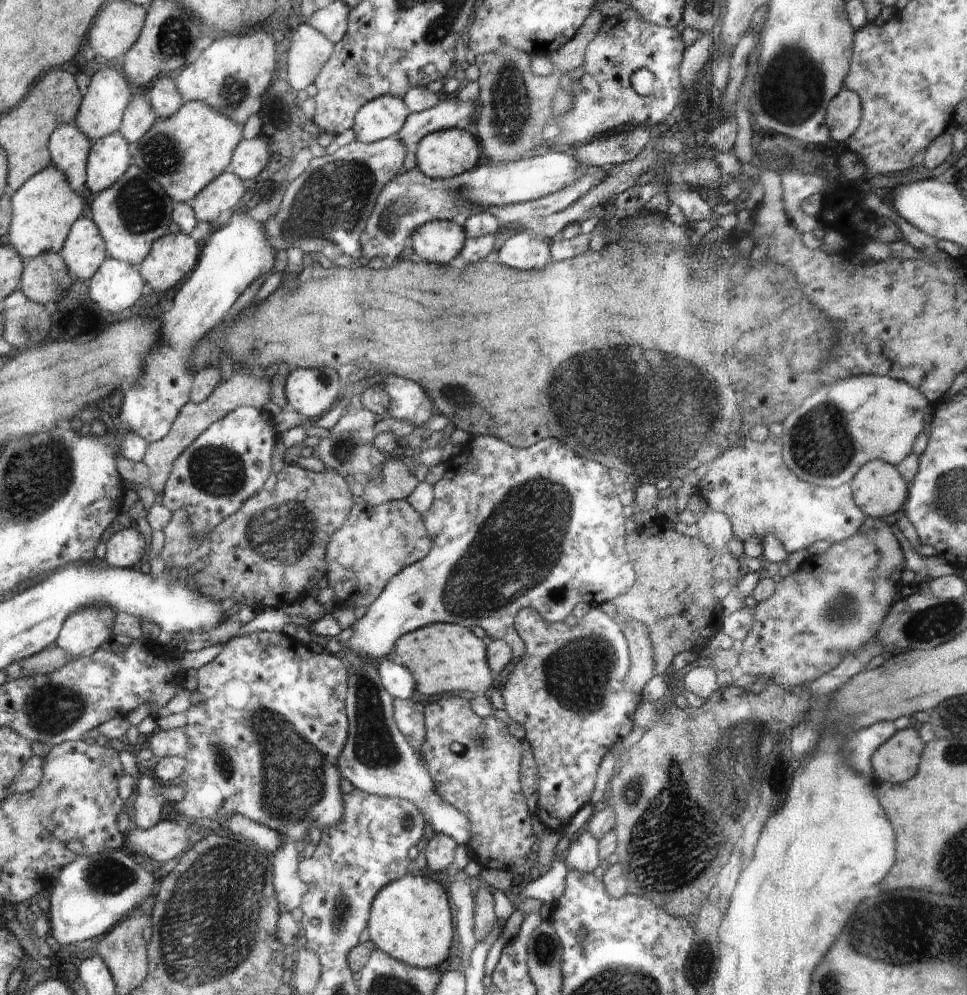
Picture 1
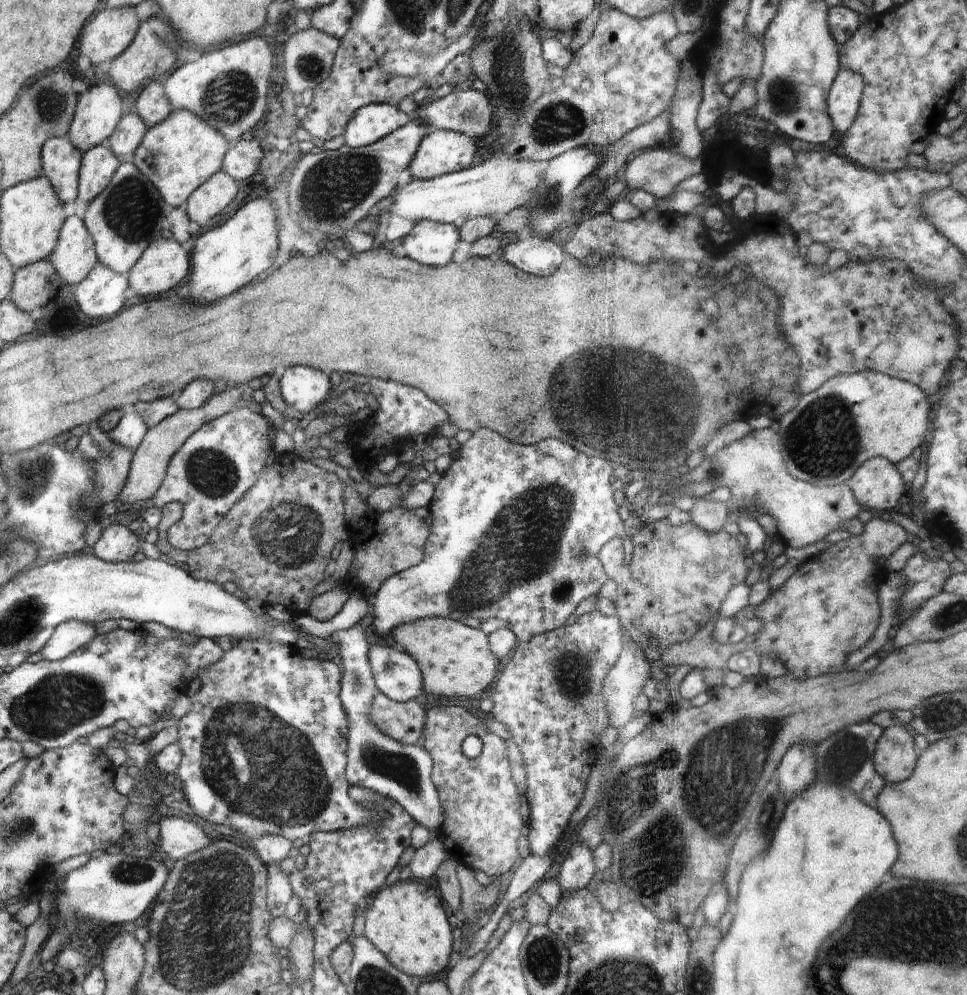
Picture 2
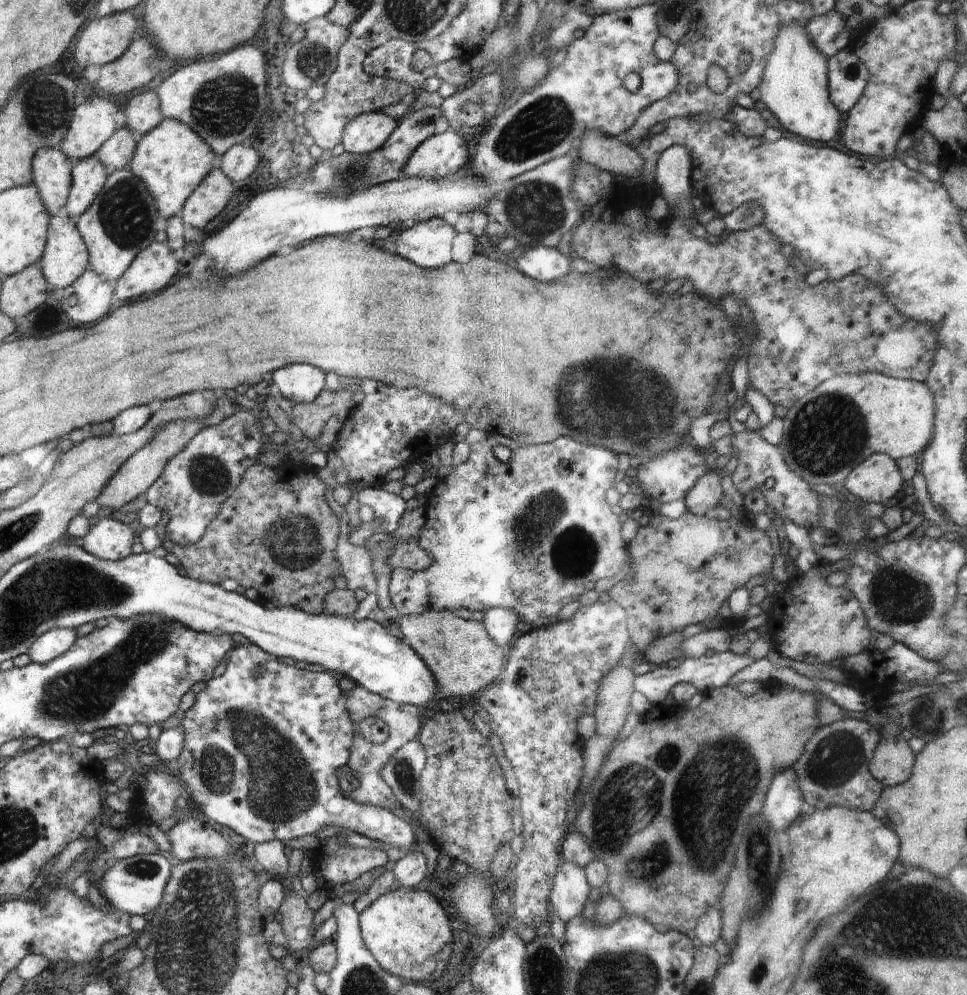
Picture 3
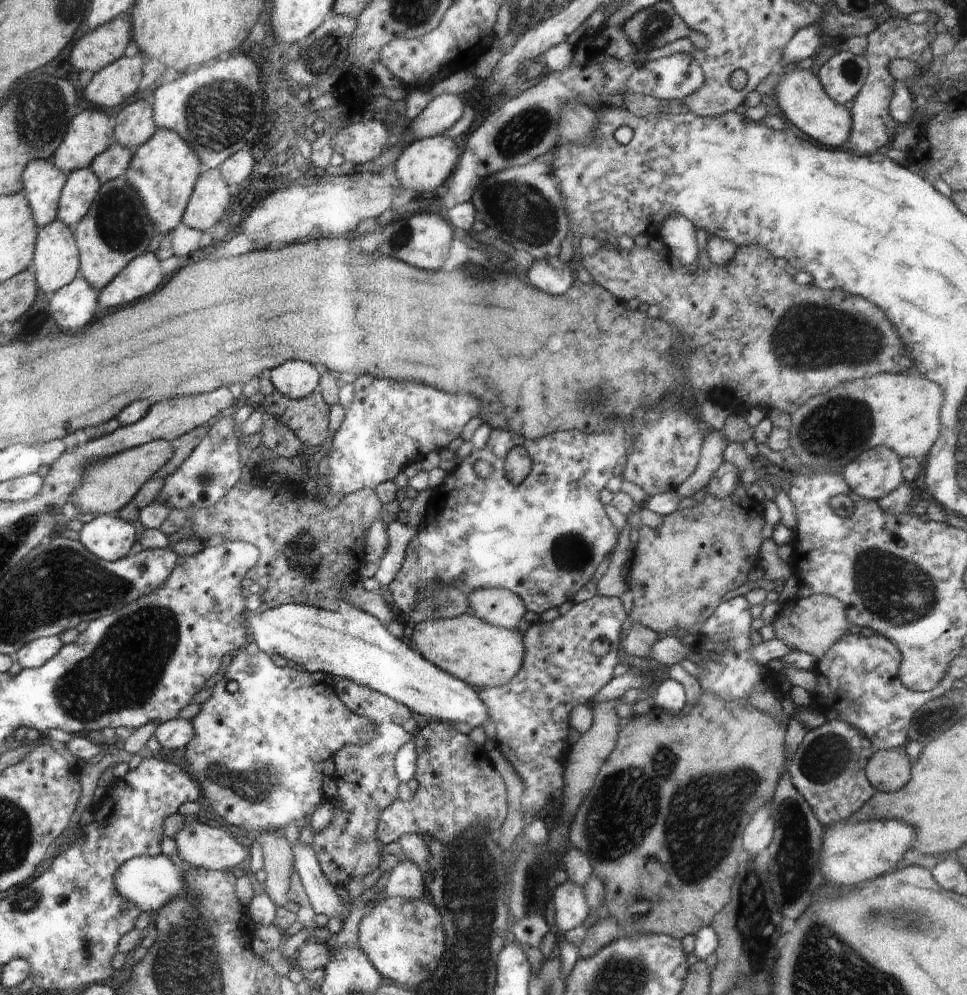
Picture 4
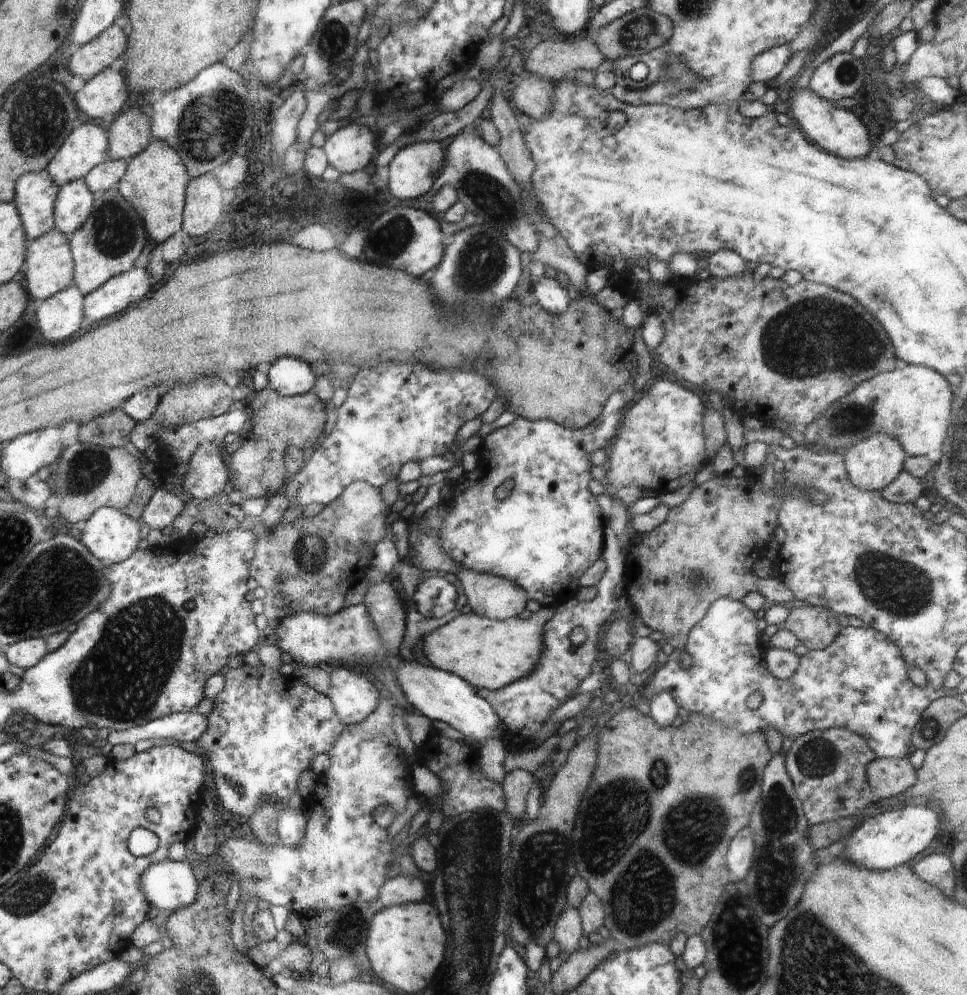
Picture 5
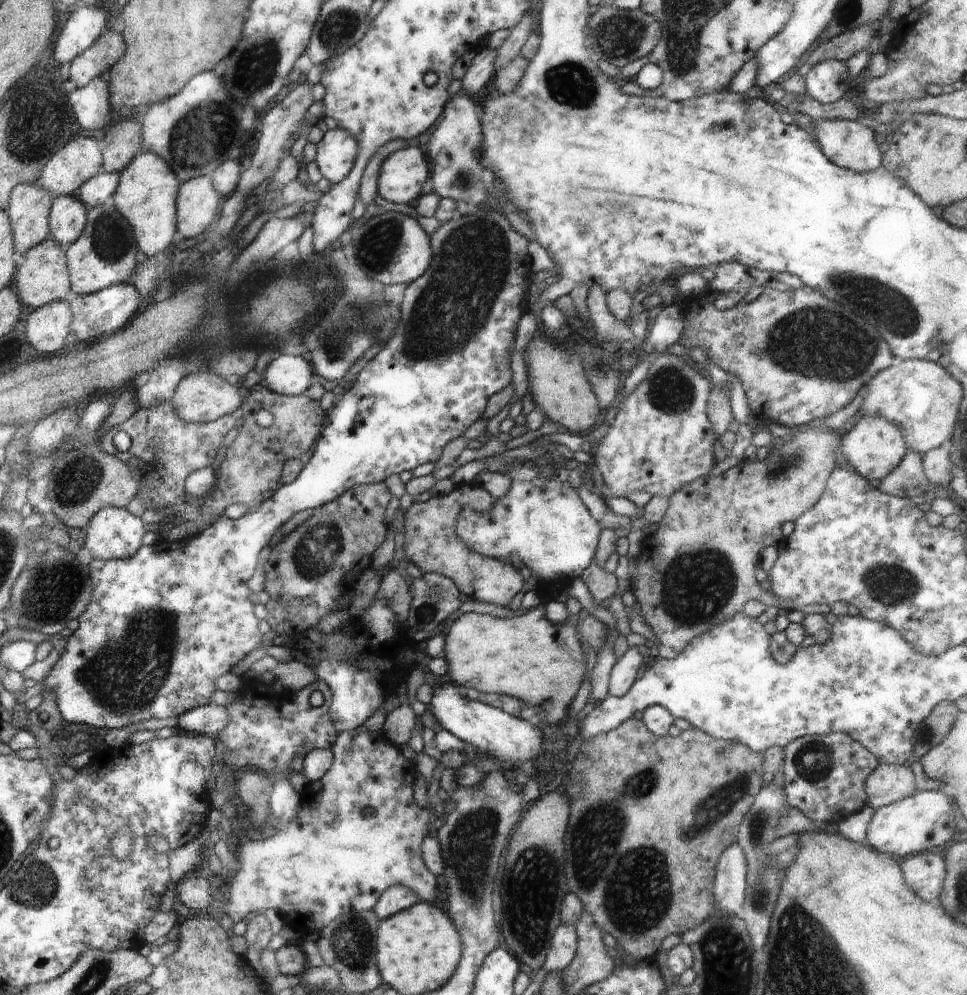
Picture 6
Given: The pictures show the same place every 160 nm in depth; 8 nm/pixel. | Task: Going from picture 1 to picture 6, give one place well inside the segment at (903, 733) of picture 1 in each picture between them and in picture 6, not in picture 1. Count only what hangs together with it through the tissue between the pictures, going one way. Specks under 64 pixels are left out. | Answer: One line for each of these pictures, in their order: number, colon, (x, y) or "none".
2: (895, 757)
3: (892, 763)
4: (887, 770)
5: (888, 777)
6: (889, 783)

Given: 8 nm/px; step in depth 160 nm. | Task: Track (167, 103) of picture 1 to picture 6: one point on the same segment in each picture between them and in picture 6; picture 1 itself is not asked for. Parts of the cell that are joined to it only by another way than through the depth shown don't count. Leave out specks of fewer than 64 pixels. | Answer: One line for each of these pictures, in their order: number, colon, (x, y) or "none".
2: (152, 105)
3: (143, 112)
4: (135, 125)
5: (130, 133)
6: (123, 141)

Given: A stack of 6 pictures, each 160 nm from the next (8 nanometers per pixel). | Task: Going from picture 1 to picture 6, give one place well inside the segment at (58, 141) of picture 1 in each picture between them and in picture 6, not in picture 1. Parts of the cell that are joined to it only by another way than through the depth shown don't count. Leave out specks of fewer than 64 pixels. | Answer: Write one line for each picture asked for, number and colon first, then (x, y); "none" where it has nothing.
2: (61, 157)
3: (52, 170)
4: (43, 182)
5: (35, 193)
6: (29, 207)

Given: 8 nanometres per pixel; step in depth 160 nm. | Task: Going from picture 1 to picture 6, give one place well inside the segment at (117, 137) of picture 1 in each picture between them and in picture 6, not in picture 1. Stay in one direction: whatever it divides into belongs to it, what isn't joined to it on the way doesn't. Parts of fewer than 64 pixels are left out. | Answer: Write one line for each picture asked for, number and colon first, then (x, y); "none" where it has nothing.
2: (99, 164)
3: (89, 177)
4: (82, 187)
5: (74, 206)
6: (68, 216)

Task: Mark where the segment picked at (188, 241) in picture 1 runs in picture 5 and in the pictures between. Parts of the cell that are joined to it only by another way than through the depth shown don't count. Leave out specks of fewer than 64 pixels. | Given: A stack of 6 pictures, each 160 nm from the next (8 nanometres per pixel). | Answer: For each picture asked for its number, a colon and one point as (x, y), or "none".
2: (164, 263)
3: (153, 268)
4: (140, 277)
5: (119, 293)

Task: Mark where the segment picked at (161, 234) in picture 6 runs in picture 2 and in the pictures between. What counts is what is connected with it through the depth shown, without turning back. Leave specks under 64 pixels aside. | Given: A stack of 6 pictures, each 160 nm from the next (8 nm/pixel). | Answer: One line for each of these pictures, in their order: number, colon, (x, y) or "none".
2: (178, 155)
3: (172, 160)
4: (164, 171)
5: (154, 184)

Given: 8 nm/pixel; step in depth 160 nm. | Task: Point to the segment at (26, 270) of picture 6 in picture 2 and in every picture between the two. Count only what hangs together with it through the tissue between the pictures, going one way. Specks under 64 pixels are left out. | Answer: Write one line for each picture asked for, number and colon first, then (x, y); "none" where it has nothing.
2: (75, 256)
3: (65, 259)
4: (56, 264)
5: (49, 262)

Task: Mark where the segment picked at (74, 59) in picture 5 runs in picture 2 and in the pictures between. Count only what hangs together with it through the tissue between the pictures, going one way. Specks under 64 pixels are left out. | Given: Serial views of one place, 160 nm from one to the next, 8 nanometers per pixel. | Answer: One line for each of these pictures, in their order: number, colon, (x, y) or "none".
2: (113, 31)
3: (104, 40)
4: (94, 50)

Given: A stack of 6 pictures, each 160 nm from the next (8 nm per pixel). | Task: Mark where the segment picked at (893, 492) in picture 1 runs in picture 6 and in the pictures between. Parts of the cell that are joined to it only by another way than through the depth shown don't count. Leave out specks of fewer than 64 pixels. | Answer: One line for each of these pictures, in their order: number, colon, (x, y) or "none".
2: (877, 484)
3: (875, 480)
4: (876, 472)
5: (873, 463)
6: (875, 447)

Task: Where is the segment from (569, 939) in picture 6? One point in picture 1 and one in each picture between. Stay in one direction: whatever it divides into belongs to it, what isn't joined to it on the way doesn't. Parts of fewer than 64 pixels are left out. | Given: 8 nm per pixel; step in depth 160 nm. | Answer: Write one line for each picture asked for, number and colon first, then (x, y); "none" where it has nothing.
1: (582, 855)
2: (578, 868)
3: (570, 890)
4: (569, 901)
5: (568, 930)

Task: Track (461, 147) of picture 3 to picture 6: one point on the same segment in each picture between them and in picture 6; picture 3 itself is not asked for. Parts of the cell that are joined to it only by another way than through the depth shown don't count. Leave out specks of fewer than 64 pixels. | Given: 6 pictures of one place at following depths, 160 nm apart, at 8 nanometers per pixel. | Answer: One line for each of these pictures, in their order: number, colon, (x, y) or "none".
4: (425, 165)
5: (412, 171)
6: (402, 175)

